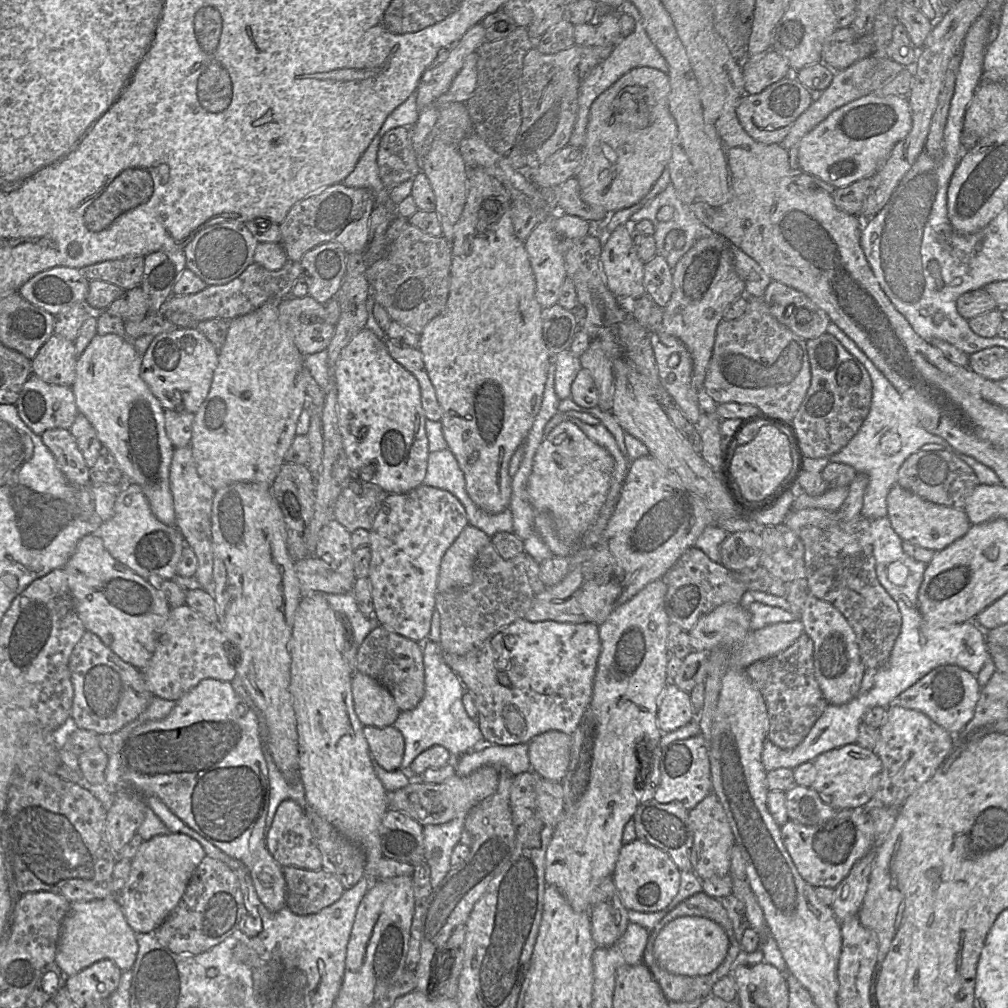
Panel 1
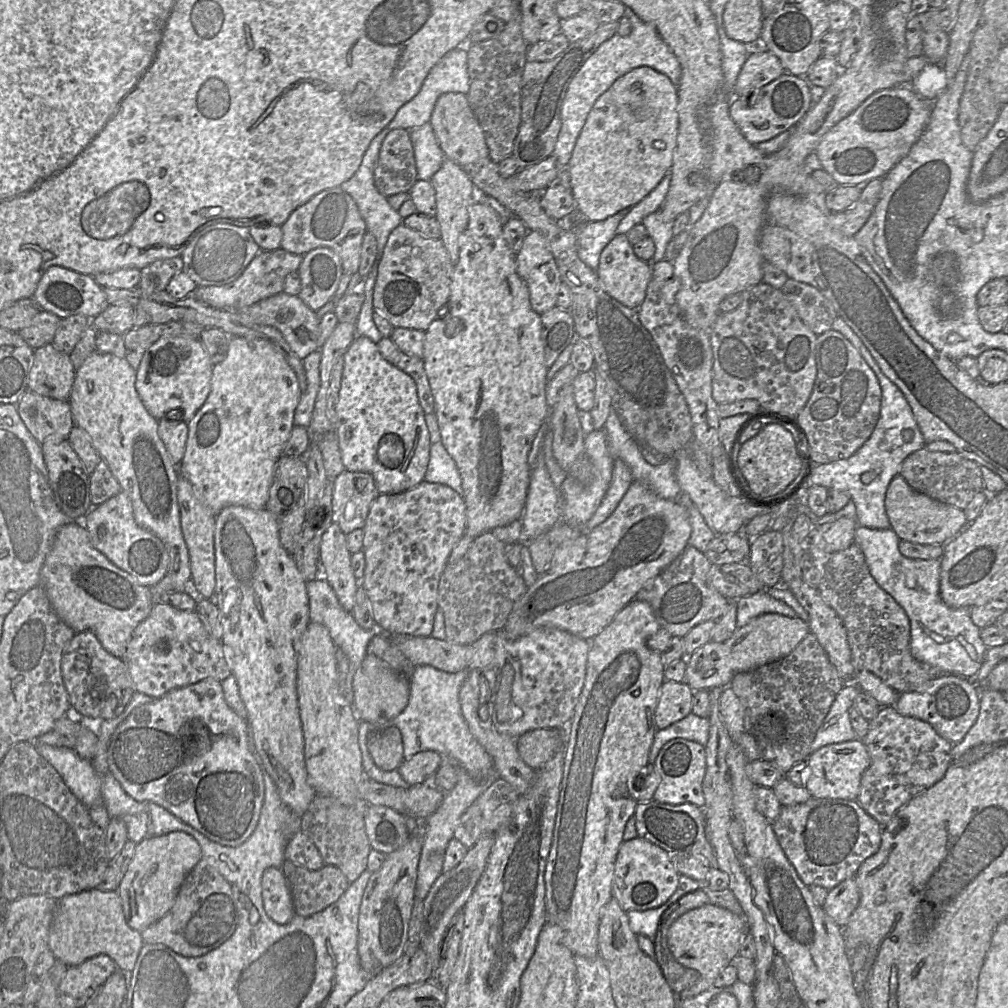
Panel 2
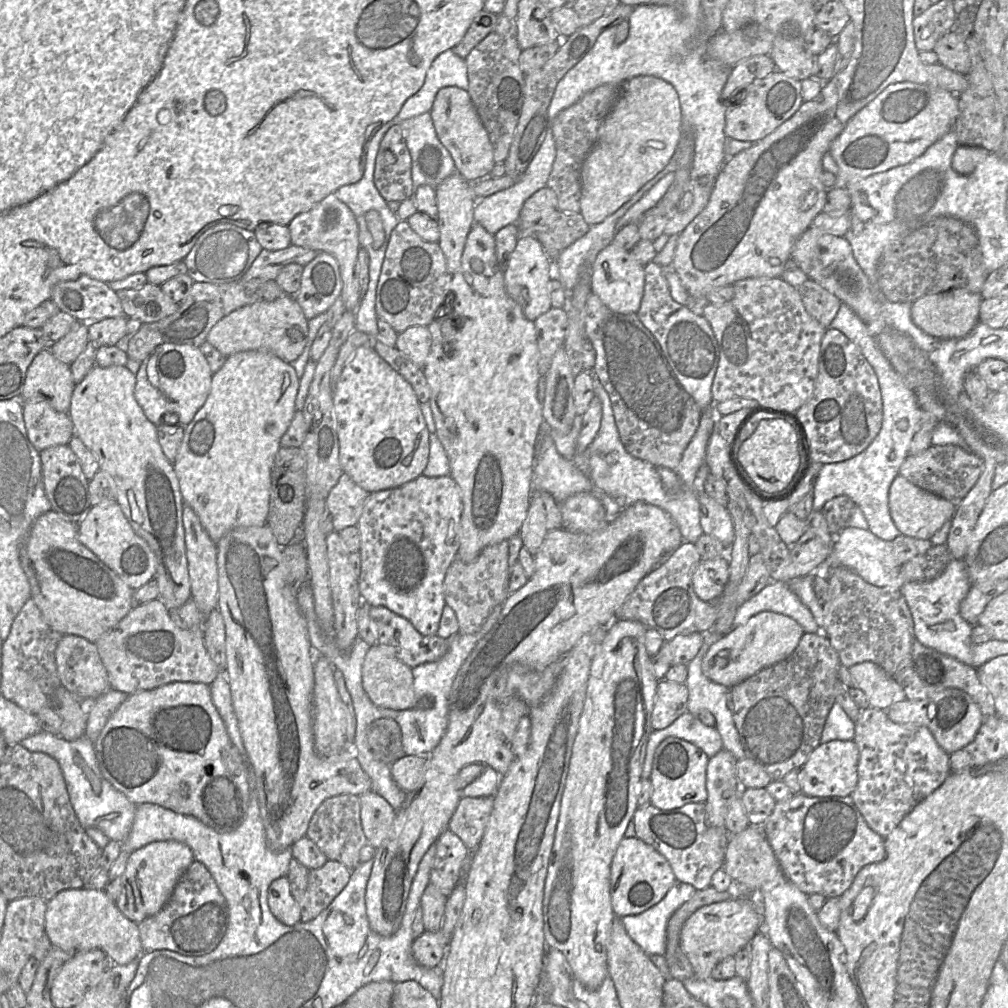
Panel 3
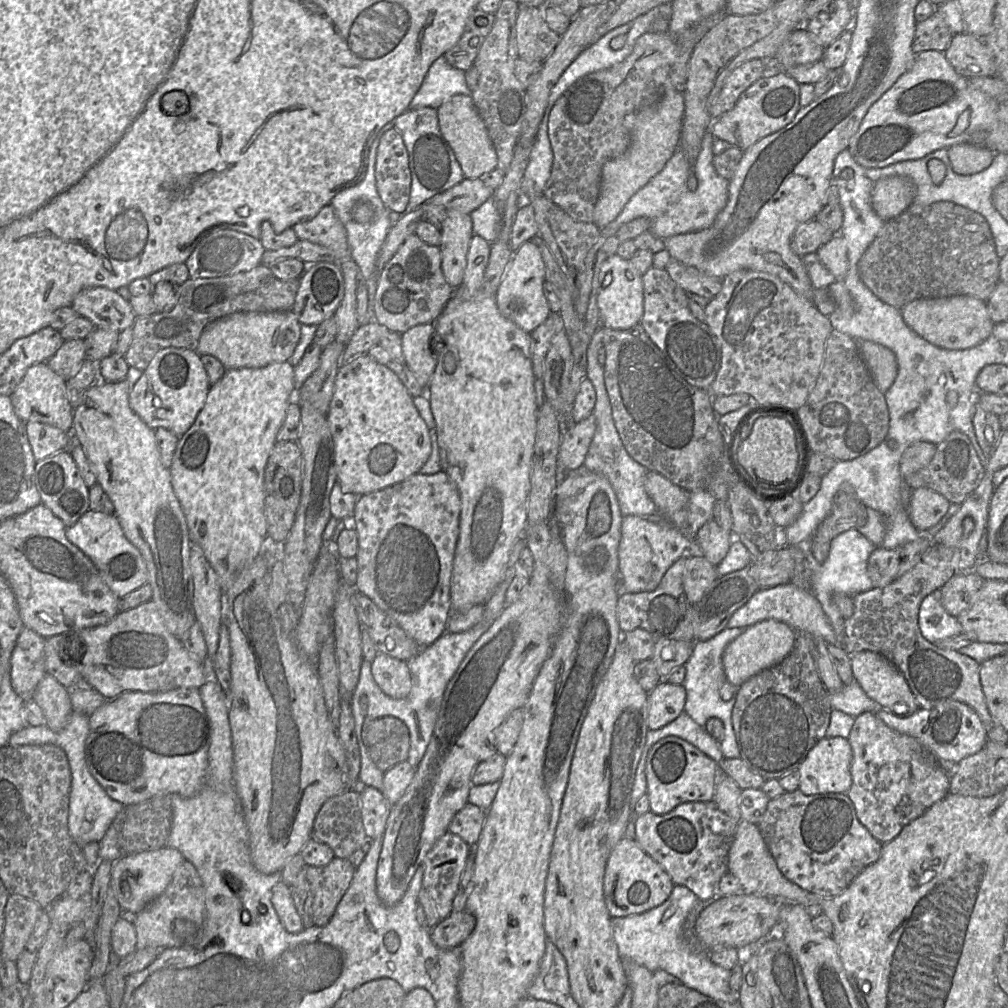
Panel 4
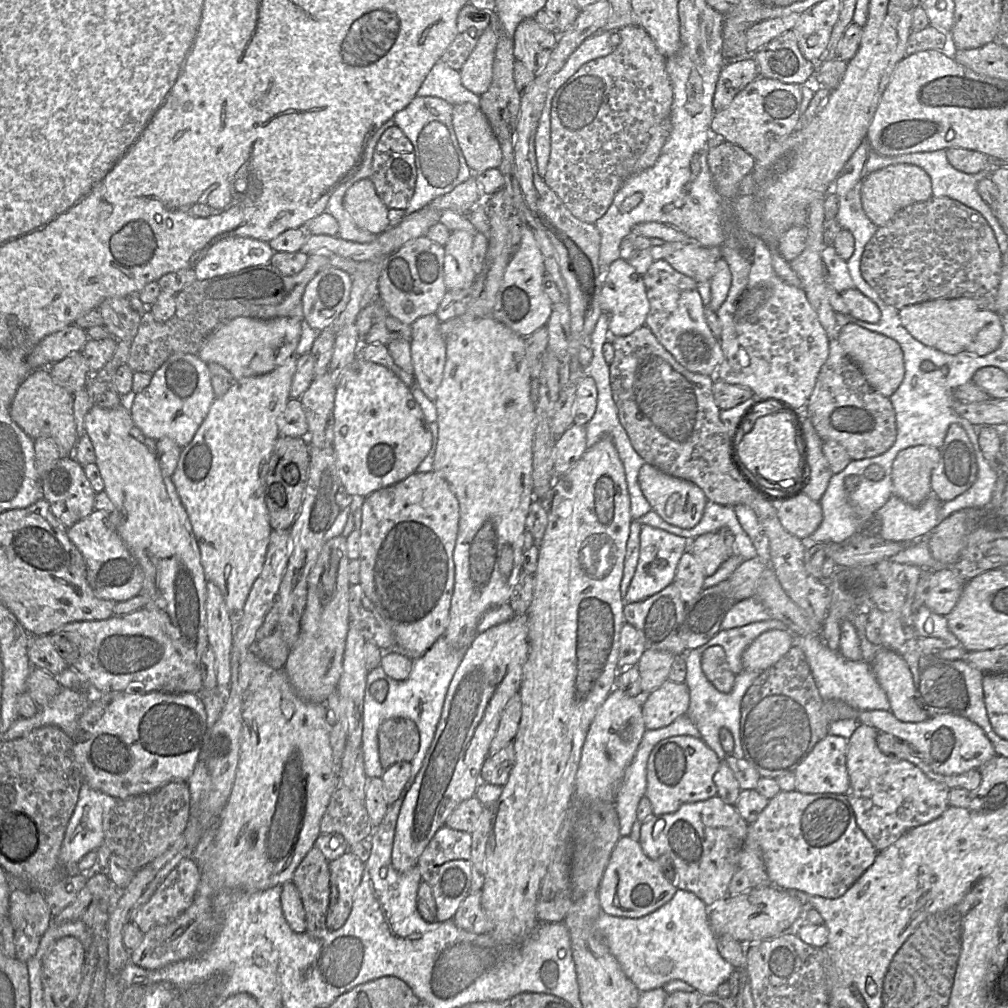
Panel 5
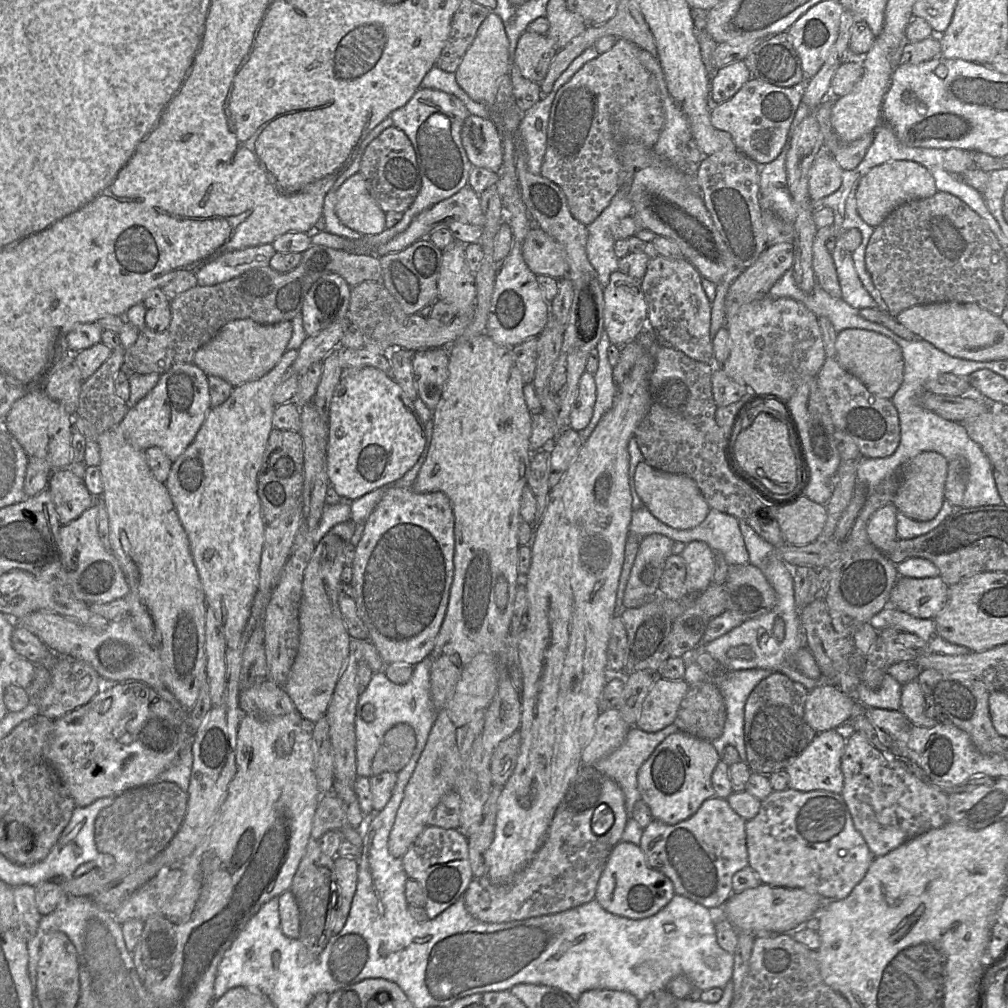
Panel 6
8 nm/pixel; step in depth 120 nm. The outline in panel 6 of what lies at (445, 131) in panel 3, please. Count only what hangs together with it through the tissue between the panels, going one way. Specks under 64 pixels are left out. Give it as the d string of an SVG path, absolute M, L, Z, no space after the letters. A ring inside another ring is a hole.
M470 114L464 122L461 139L474 167L500 172L503 162L502 136L493 119Z

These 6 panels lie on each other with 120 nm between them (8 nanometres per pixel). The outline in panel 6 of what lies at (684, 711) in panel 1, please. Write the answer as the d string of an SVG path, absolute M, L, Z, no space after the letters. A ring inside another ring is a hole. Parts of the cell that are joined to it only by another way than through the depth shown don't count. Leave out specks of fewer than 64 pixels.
M657 676L634 725L645 732L657 732L674 724L688 689L684 679L667 680Z

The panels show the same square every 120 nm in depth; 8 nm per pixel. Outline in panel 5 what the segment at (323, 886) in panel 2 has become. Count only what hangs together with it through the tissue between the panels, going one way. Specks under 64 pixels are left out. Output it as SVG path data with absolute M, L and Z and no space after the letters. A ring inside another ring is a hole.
M346 851L329 862L330 870L330 913L327 927L330 931L341 928L350 915L354 893L360 884L364 863Z

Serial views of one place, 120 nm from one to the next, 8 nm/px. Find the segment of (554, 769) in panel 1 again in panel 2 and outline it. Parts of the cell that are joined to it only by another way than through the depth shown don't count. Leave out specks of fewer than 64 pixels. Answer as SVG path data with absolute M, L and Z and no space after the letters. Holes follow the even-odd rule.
M540 728L528 731L515 739L521 759L537 771L560 750L565 750L567 731Z

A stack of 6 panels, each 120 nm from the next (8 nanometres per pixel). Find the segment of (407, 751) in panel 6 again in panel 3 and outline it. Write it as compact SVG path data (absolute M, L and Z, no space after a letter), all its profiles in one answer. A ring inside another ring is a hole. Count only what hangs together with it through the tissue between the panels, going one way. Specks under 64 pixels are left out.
M380 718L370 723L367 742L374 758L386 765L391 765L405 756L400 727L392 719Z

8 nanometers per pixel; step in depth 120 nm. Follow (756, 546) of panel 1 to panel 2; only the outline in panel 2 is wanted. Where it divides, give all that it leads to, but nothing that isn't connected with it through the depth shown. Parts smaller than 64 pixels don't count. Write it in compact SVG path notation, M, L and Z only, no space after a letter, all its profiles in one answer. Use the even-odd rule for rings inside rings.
M744 532L716 534L709 542L705 556L714 565L748 561L751 539Z

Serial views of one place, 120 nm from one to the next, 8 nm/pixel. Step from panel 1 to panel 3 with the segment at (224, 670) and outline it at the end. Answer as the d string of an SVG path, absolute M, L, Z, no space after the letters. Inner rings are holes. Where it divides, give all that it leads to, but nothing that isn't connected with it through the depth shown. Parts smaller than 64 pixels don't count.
M159 599L134 605L95 645L107 670L111 689L127 695L175 682L210 685L219 675L226 675L206 650L202 626L181 629L172 621L168 609Z

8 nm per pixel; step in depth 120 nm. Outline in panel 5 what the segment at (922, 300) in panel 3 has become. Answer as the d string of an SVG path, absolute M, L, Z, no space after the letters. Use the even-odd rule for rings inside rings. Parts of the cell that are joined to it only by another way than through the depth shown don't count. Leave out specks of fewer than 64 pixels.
M966 297L936 299L904 306L899 310L902 325L921 343L947 354L969 352L984 356L995 351L1004 336L1001 315Z

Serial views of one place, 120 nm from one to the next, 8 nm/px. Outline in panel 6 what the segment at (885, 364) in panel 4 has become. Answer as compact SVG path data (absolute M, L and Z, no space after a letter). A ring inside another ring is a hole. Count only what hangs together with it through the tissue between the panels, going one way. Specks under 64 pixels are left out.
M847 328L837 333L836 359L848 372L856 376L877 397L891 399L904 377L904 359L900 346L881 333Z

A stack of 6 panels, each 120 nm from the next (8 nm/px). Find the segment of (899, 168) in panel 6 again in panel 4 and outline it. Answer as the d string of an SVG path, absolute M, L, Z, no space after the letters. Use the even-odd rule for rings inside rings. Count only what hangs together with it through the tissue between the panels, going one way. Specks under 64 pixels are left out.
M887 177L876 182L871 194L871 204L876 214L889 222L913 203L916 189L913 182L906 177Z

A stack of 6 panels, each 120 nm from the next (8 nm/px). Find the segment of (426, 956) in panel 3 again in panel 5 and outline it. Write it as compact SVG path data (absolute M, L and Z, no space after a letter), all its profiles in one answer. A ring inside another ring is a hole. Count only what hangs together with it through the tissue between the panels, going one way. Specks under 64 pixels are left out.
M471 891L460 903L451 920L462 930L475 934L488 933L490 921L481 906L481 892Z

